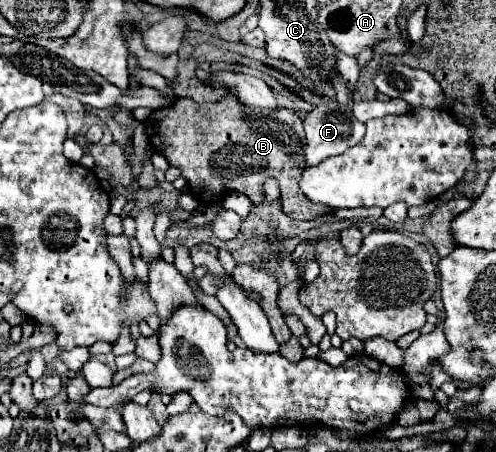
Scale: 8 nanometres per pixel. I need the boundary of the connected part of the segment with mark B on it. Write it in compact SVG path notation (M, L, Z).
M226 94L226 98L218 104L196 104L190 98L178 98L170 106L154 110L144 120L144 128L146 128L152 148L158 154L166 156L170 166L176 166L182 170L182 176L190 182L190 192L200 206L212 206L212 202L218 202L220 198L224 198L228 192L234 192L234 190L246 194L252 202L258 204L260 200L264 200L264 194L262 194L264 180L268 176L274 176L280 182L280 190L282 190L280 200L284 206L284 214L288 214L290 218L314 220L330 212L328 206L308 202L308 198L304 198L302 190L298 188L300 174L306 168L302 164L304 162L302 158L304 128L302 128L302 120L292 110L248 108L248 106L242 106L232 94Z

